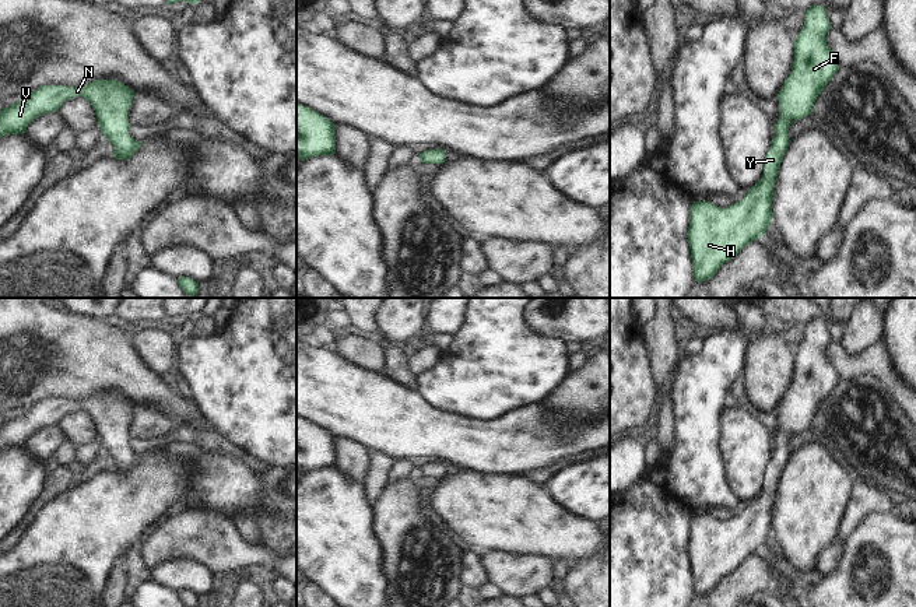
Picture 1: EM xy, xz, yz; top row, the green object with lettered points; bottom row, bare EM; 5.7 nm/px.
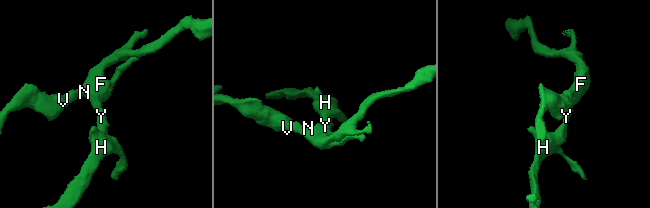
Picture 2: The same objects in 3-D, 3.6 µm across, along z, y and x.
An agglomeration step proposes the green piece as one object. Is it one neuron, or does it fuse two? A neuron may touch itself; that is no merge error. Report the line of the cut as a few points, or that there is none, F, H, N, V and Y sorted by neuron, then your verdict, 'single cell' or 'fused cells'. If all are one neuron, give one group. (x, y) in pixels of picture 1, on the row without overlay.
no cut; F H N V Y; single cell

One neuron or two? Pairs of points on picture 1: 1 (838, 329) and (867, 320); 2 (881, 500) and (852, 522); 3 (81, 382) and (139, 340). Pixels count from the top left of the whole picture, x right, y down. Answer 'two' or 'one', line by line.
1: two
2: one
3: two

